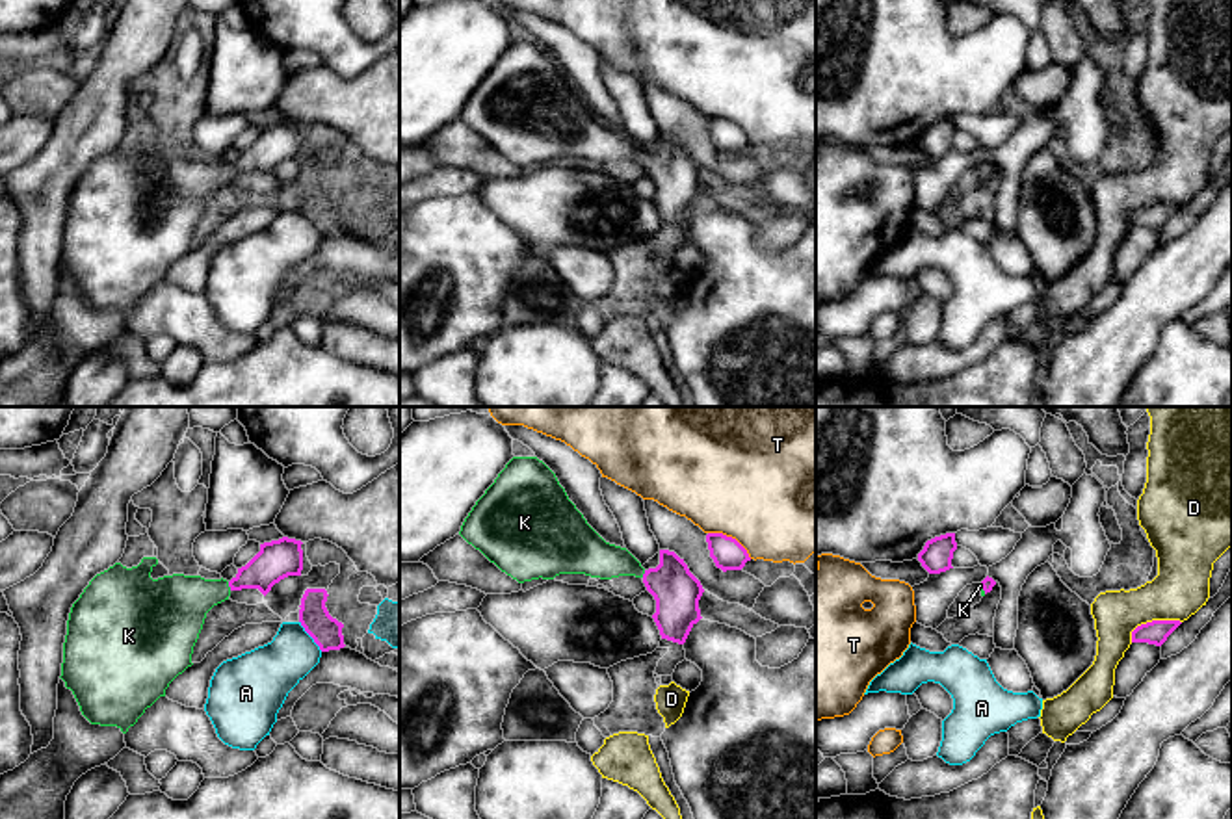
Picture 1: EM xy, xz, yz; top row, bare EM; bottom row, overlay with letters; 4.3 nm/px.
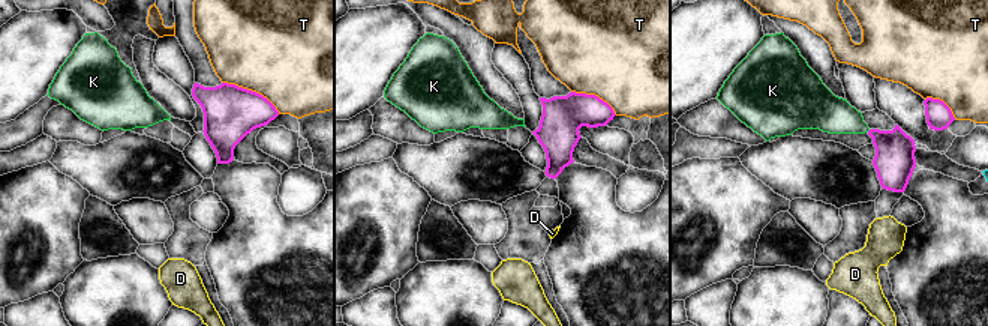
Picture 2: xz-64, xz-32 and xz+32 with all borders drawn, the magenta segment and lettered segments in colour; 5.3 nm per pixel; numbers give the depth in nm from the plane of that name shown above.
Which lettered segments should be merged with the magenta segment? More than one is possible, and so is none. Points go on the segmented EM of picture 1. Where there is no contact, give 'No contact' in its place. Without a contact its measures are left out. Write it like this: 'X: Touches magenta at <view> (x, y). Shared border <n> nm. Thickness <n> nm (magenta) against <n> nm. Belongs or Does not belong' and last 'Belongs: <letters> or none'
A: Touches magenta at xy (309, 634). Shared border 170 nm. Thickness 130 nm (magenta) against 240 nm. Does not belong
D: Touches magenta at yz (1153, 621). Shared border 240 nm. Thickness 110 nm (magenta) against 240 nm. Does not belong
K: Touches magenta at xy (229, 585). Shared border 40 nm. Thickness 170 nm (magenta) against 280 nm. Belongs
T: Touches magenta at xz (731, 537). Shared border 220 nm. Thickness 140 nm (magenta) against 500 nm. Does not belong
Belongs: K

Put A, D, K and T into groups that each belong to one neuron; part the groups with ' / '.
A / D / K / T

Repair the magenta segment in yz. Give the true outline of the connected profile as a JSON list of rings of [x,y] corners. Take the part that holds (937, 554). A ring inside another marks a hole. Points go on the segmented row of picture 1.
[[[946,533],[927,540],[924,550],[918,553],[918,561],[929,574],[940,574],[953,568],[951,559],[955,550],[955,533]]]

